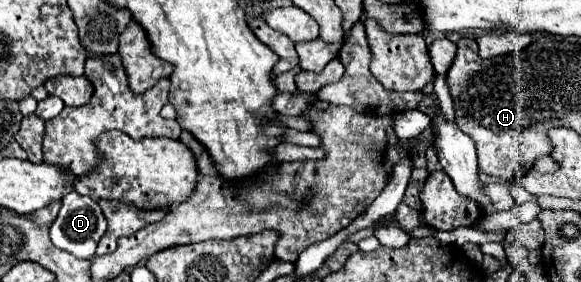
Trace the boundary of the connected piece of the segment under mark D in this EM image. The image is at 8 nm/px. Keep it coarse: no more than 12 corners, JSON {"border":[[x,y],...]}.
{"border":[[72,191],[50,229],[56,247],[92,259],[106,219]]}

